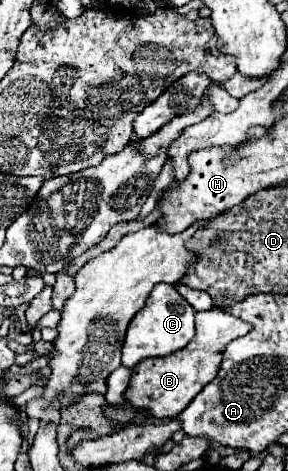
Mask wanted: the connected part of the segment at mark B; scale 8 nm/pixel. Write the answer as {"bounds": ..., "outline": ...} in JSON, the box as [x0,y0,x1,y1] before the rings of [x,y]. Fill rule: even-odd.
{"bounds":[124,308,252,418],"outline":[[[210,308],[206,312],[196,312],[196,336],[180,352],[174,352],[172,356],[142,360],[132,370],[130,386],[124,398],[136,404],[136,408],[148,410],[154,418],[176,418],[192,402],[192,398],[216,378],[222,364],[224,348],[232,340],[248,334],[250,330],[252,326],[248,322],[242,322],[226,310]]]}

